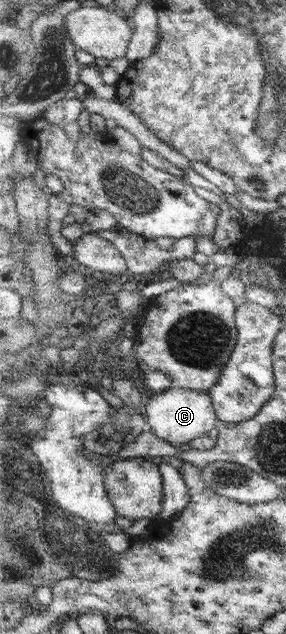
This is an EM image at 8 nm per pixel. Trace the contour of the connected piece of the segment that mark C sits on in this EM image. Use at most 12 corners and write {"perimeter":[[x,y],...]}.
{"perimeter":[[210,390],[148,396],[150,431],[175,447],[221,422]]}

